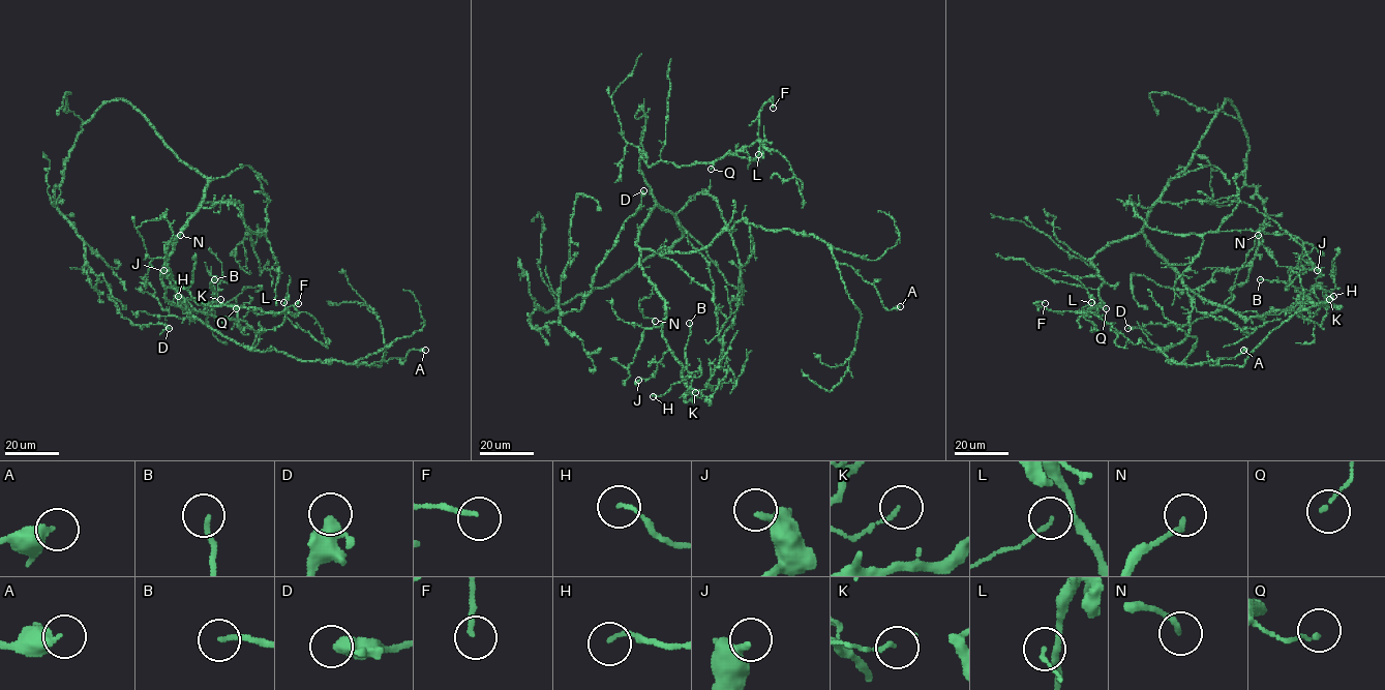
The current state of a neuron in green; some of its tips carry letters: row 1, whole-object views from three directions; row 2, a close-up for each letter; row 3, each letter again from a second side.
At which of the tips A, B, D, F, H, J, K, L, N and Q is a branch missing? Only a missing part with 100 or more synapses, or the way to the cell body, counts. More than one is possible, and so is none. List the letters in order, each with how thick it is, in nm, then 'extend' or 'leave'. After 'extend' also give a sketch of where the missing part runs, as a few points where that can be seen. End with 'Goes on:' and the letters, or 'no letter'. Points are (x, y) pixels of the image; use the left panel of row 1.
A: calibre 440 nm; leave
B: calibre 180 nm; leave
D: calibre 500 nm; leave
F: calibre 170 nm; leave
H: calibre 130 nm; leave
J: calibre 280 nm; leave
K: calibre 120 nm; leave
L: calibre 70 nm; leave
N: calibre 170 nm; leave
Q: calibre 130 nm; leave
Goes on: no letter

